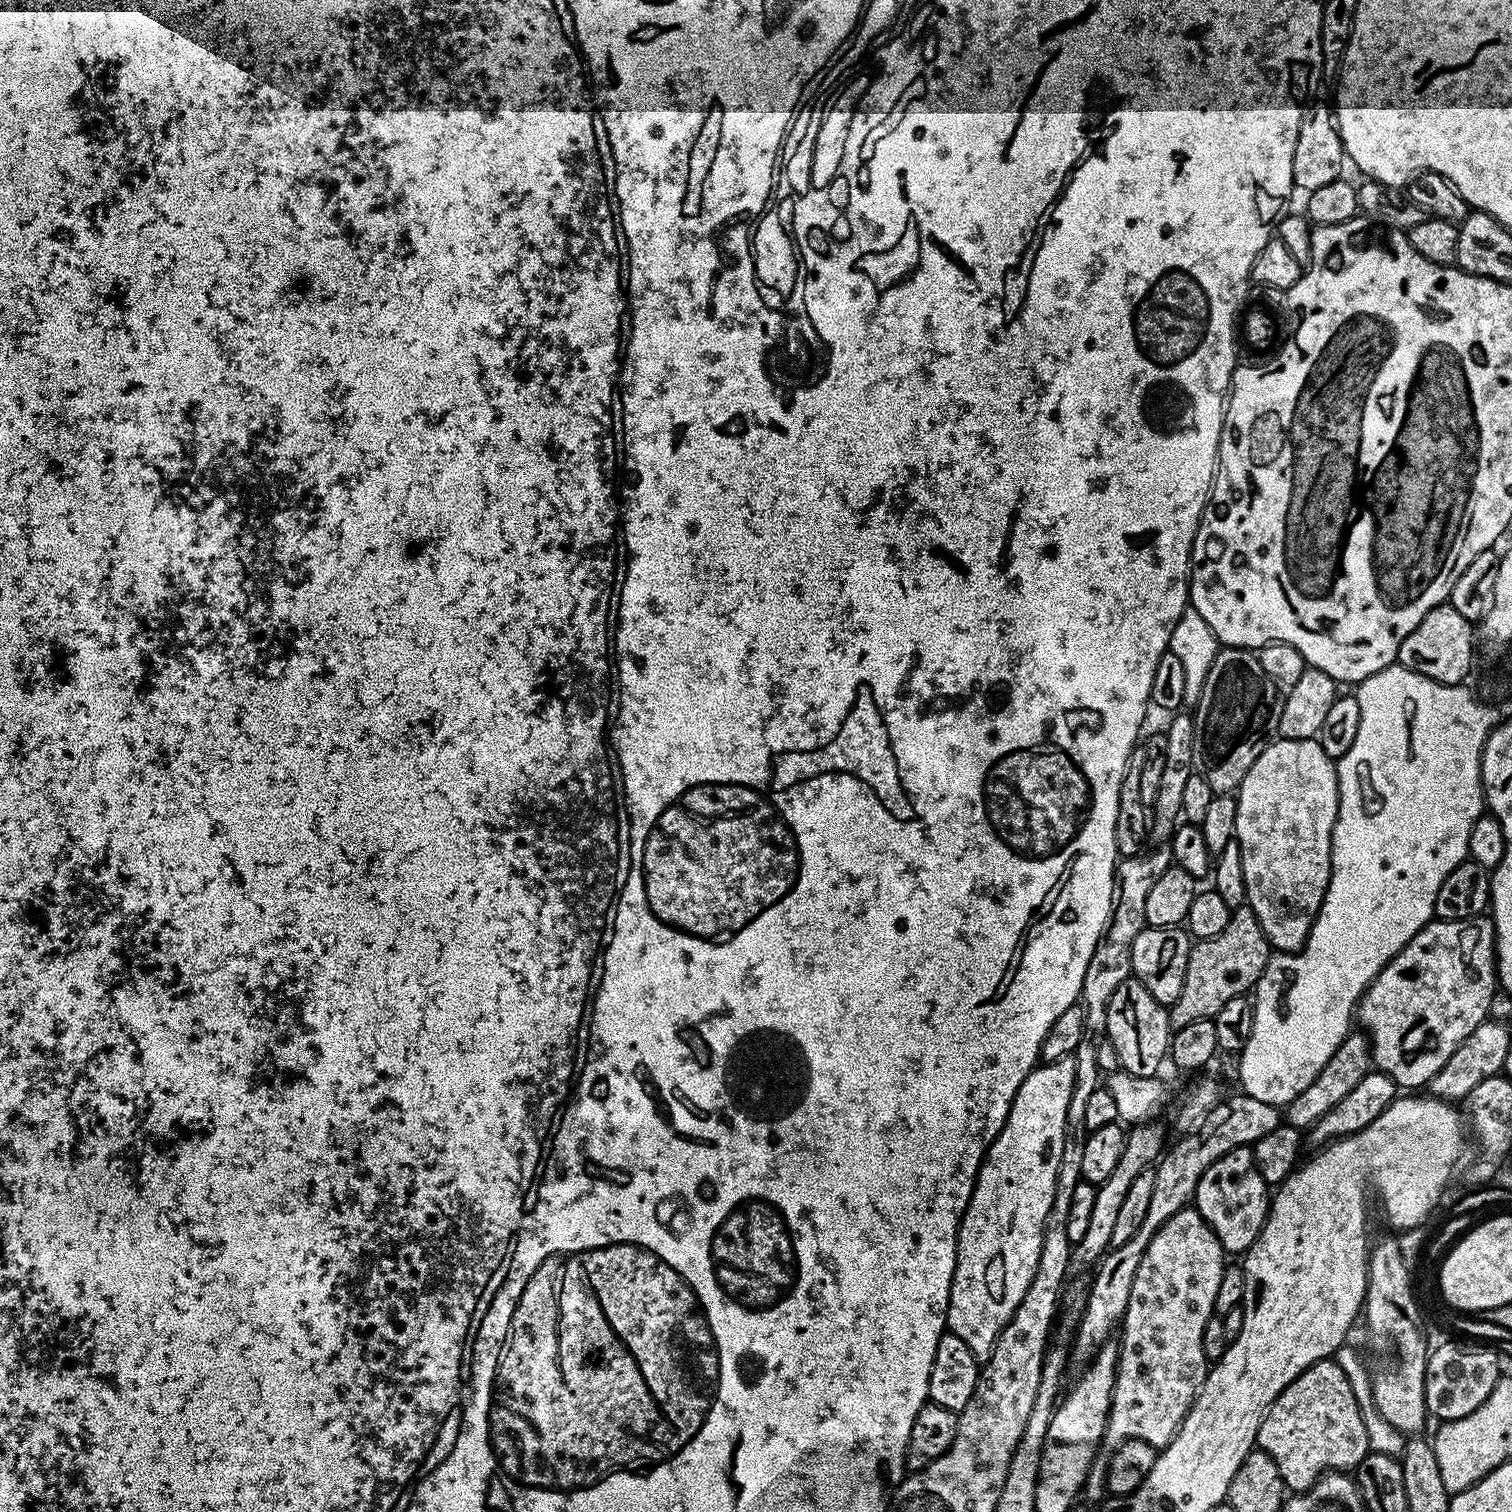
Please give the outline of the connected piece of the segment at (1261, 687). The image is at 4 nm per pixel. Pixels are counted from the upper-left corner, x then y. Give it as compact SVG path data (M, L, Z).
M1221 647L1220 652L1214 658L1214 666L1210 666L1210 674L1206 674L1206 682L1202 686L1202 694L1200 700L1194 705L1194 772L1195 775L1206 778L1206 782L1210 782L1210 790L1213 794L1221 792L1235 793L1240 787L1242 778L1246 778L1246 774L1250 770L1250 766L1254 766L1254 762L1258 762L1258 754L1262 754L1262 750L1266 750L1272 745L1273 740L1278 736L1278 718L1282 714L1282 692L1275 682L1270 678L1270 674L1266 674L1266 670L1262 670L1262 662L1259 655L1251 648L1230 648Z

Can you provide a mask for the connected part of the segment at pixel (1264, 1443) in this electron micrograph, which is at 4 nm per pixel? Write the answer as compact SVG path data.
M1329 1358L1319 1360L1298 1374L1268 1407L1256 1442L1278 1462L1278 1474L1282 1474L1285 1489L1292 1494L1313 1488L1327 1473L1355 1470L1370 1449L1366 1422L1362 1422L1362 1410L1358 1410L1358 1398L1354 1398L1350 1378L1342 1366Z

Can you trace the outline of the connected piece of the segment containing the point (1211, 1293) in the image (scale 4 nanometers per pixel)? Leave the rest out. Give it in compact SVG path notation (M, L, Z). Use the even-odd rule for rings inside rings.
M1195 1206L1178 1210L1178 1214L1150 1238L1150 1246L1146 1246L1146 1254L1142 1262L1138 1262L1130 1302L1118 1328L1120 1357L1116 1363L1114 1394L1102 1441L1105 1449L1122 1446L1127 1440L1141 1440L1159 1450L1176 1437L1176 1431L1182 1426L1208 1376L1210 1362L1202 1350L1202 1330L1206 1330L1206 1322L1216 1312L1218 1286L1222 1283L1225 1267L1224 1248Z

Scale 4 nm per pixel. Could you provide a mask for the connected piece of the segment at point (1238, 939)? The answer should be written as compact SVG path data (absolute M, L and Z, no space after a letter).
M1247 906L1233 908L1230 922L1226 922L1222 934L1193 943L1192 953L1186 962L1182 994L1178 994L1170 1006L1173 1029L1190 1026L1190 1022L1195 1020L1213 1019L1230 999L1255 989L1268 964L1269 955L1270 945L1254 910Z

